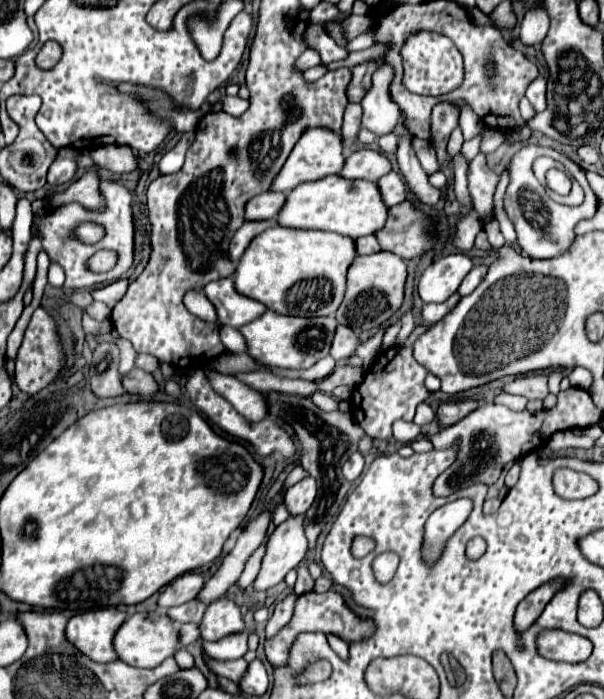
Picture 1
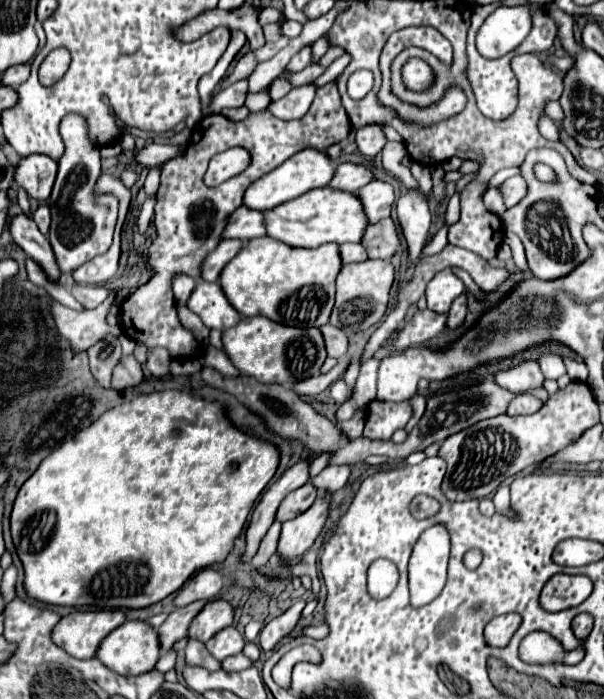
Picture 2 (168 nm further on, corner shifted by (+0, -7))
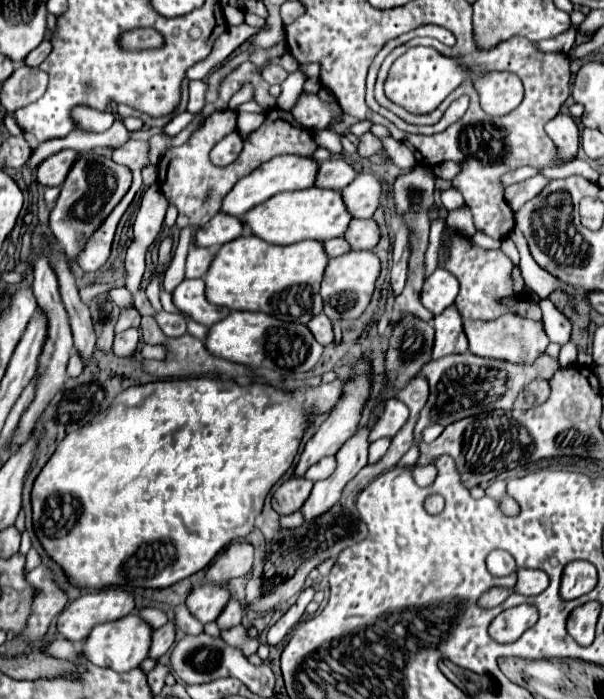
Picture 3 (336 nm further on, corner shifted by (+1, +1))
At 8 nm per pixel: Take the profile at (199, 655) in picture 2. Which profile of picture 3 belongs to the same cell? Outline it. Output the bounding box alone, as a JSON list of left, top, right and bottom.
[175,605,203,635]

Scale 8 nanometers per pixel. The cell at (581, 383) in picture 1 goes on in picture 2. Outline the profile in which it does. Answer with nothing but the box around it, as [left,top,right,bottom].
[562,357,588,381]

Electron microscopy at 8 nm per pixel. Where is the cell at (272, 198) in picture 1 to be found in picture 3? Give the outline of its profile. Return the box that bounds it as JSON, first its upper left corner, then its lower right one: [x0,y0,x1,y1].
[195,213,245,249]

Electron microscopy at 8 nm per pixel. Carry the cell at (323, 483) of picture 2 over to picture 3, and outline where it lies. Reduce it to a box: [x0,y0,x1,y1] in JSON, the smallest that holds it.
[305,455,337,481]

